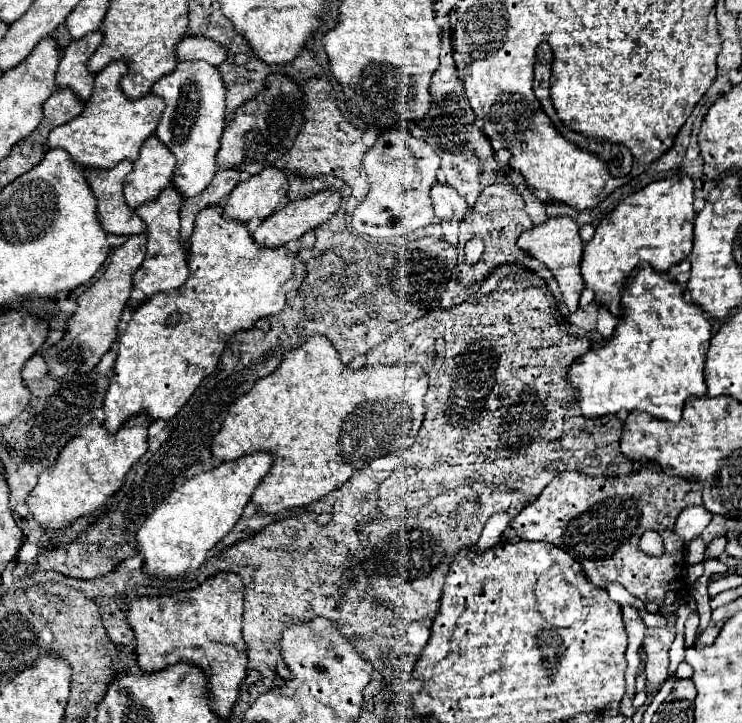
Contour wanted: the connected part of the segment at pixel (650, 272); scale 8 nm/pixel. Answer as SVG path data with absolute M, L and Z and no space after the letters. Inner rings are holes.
M641 263L621 297L621 321L611 339L595 343L583 357L569 367L569 383L577 391L581 411L589 419L617 415L619 411L647 411L657 419L679 421L687 397L707 393L703 379L705 353L711 341L711 323L703 309L683 299L683 289L667 273L655 271L649 263Z

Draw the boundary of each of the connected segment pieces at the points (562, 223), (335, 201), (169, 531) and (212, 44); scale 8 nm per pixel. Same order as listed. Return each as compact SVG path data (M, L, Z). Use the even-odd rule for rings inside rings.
M551 217L547 219L543 225L537 225L525 233L521 233L521 237L517 239L517 245L527 251L529 255L537 257L541 263L545 263L551 273L555 275L561 293L563 293L563 301L567 305L569 311L575 311L579 307L579 297L581 291L585 289L579 265L581 265L581 255L583 255L583 241L579 237L579 225L575 219L571 217Z
M325 189L319 191L315 195L309 195L305 199L297 199L297 201L287 201L281 209L277 209L273 215L269 215L253 233L253 239L259 245L267 245L267 247L281 247L287 241L299 239L303 233L307 233L309 229L315 229L319 225L323 225L337 209L339 209L339 201L341 201L341 193L337 189Z
M257 451L199 473L175 489L137 531L137 549L145 555L145 573L165 579L183 577L199 569L207 551L235 527L243 509L251 501L253 491L269 473L271 465L273 455L269 451Z
M185 37L179 45L177 45L177 59L179 61L197 61L203 59L211 65L221 65L227 59L229 49L223 47L221 43L207 39L207 37Z

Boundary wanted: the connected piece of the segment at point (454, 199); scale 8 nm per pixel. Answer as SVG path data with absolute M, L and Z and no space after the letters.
M437 181L431 187L431 197L435 201L435 215L440 219L463 219L465 213L468 213L463 195L459 195L459 191L447 183Z

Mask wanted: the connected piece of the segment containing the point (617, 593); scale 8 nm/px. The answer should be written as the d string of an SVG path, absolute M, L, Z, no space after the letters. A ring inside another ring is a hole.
M611 583L606 587L606 591L609 595L609 598L621 605L625 606L635 606L641 611L645 611L645 605L639 603L639 599L635 599L621 584Z

